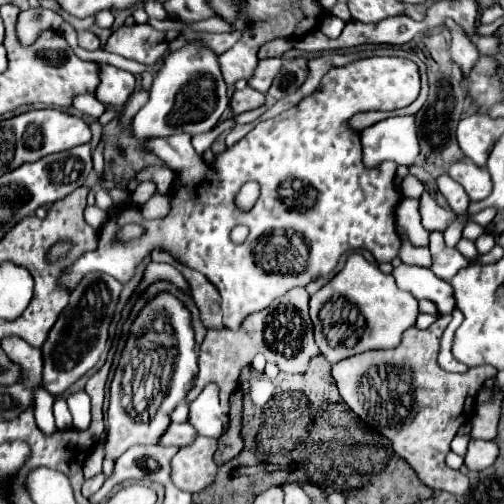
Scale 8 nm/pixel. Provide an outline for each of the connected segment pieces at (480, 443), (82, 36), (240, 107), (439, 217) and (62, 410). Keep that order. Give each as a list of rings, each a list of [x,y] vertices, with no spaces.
[[[471,440],[465,456],[465,466],[473,472],[489,468],[499,456],[499,446],[495,440]]]
[[[85,30],[85,32],[79,32],[79,46],[81,48],[85,48],[85,50],[99,50],[99,38],[93,34],[93,32],[89,32],[89,30]]]
[[[247,86],[245,90],[235,90],[229,104],[231,104],[233,114],[241,114],[245,110],[253,110],[253,108],[263,106],[263,102],[265,102],[265,94],[261,94],[261,92]]]
[[[427,194],[421,196],[421,216],[423,216],[423,228],[427,230],[445,230],[451,222],[451,212],[443,208]]]
[[[62,396],[55,397],[53,403],[53,415],[55,424],[59,430],[71,428],[72,416],[66,400]]]

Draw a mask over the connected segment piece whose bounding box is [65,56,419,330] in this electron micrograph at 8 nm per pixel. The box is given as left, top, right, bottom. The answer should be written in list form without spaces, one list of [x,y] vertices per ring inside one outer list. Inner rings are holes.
[[[371,56],[353,60],[341,68],[331,68],[321,84],[309,98],[303,98],[291,110],[279,114],[273,120],[259,122],[245,138],[235,146],[227,148],[217,156],[215,166],[207,166],[201,156],[191,146],[189,134],[181,134],[181,170],[177,172],[177,190],[173,192],[173,208],[165,218],[143,220],[137,206],[123,206],[115,216],[107,220],[101,228],[97,250],[85,252],[71,268],[65,278],[65,286],[71,290],[89,272],[107,272],[119,282],[127,282],[139,262],[155,248],[163,246],[181,264],[199,270],[221,294],[223,324],[237,330],[245,316],[255,310],[267,308],[275,298],[283,296],[295,286],[305,286],[307,282],[327,276],[339,262],[341,254],[349,250],[369,250],[377,262],[391,262],[397,256],[399,236],[395,230],[395,206],[401,200],[393,184],[397,164],[383,162],[377,168],[367,168],[361,162],[361,142],[355,138],[355,130],[347,128],[347,120],[365,110],[399,110],[415,102],[419,96],[419,72],[417,64],[407,58],[397,56]],[[257,180],[261,184],[261,196],[249,212],[237,210],[233,198],[237,190],[249,182]],[[125,224],[141,224],[145,230],[139,238],[129,242],[113,244],[119,228]],[[245,224],[249,228],[247,240],[237,246],[229,240],[231,228]]]

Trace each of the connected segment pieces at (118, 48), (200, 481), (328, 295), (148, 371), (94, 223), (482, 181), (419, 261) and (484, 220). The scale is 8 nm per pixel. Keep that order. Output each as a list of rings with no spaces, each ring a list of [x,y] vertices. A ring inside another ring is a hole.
[[[133,24],[117,28],[107,40],[105,50],[153,66],[167,54],[169,42],[165,40],[165,32],[159,32],[153,26]]]
[[[198,435],[190,446],[179,448],[179,452],[171,460],[171,480],[177,488],[185,492],[201,492],[205,486],[209,486],[215,480],[217,464],[213,462],[213,454],[217,450],[217,440]]]
[[[353,252],[347,256],[343,270],[311,296],[309,316],[321,354],[335,364],[341,358],[367,350],[395,348],[401,342],[403,332],[415,326],[419,310],[415,296],[399,290],[391,274],[383,274],[377,264],[371,264],[359,252]]]
[[[159,292],[153,300],[149,300],[149,304],[139,312],[137,320],[133,322],[131,335],[125,344],[125,350],[121,352],[119,366],[115,370],[117,378],[113,376],[111,381],[111,398],[107,408],[107,458],[117,460],[127,448],[135,444],[157,444],[159,436],[171,422],[171,410],[181,400],[185,400],[197,376],[195,348],[197,344],[195,330],[191,324],[191,312],[179,298],[171,296],[169,292]],[[155,312],[165,314],[153,320]]]
[[[87,206],[84,211],[85,221],[94,228],[101,228],[101,224],[108,219],[107,212],[102,211],[96,206]]]
[[[461,160],[451,164],[449,176],[455,178],[455,182],[459,182],[465,188],[471,202],[479,202],[491,194],[491,188],[493,188],[491,174],[485,168],[475,166],[473,162]]]
[[[409,238],[401,240],[399,258],[401,258],[401,262],[405,262],[405,264],[415,264],[415,266],[425,268],[430,268],[431,266],[431,255],[429,248],[426,248],[425,246],[415,246]]]
[[[489,207],[471,217],[465,217],[465,221],[466,222],[473,221],[480,224],[483,227],[486,227],[491,223],[497,211],[498,211],[497,208]]]

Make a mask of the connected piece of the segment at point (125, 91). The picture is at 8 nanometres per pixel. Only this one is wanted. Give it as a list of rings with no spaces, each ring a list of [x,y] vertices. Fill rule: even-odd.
[[[101,64],[101,82],[95,90],[97,100],[111,104],[111,106],[121,106],[125,104],[125,98],[135,90],[135,76],[131,72],[119,70],[111,64]]]

